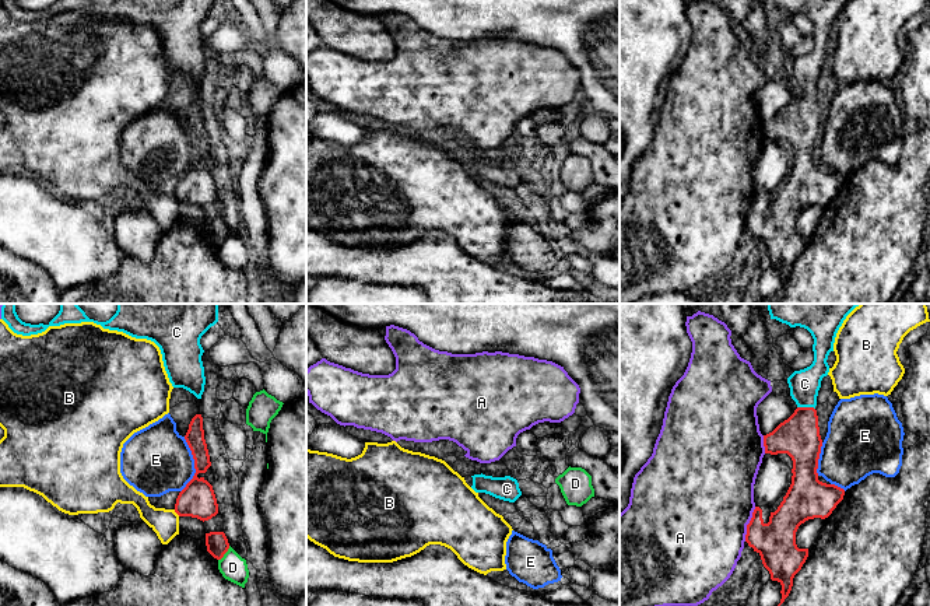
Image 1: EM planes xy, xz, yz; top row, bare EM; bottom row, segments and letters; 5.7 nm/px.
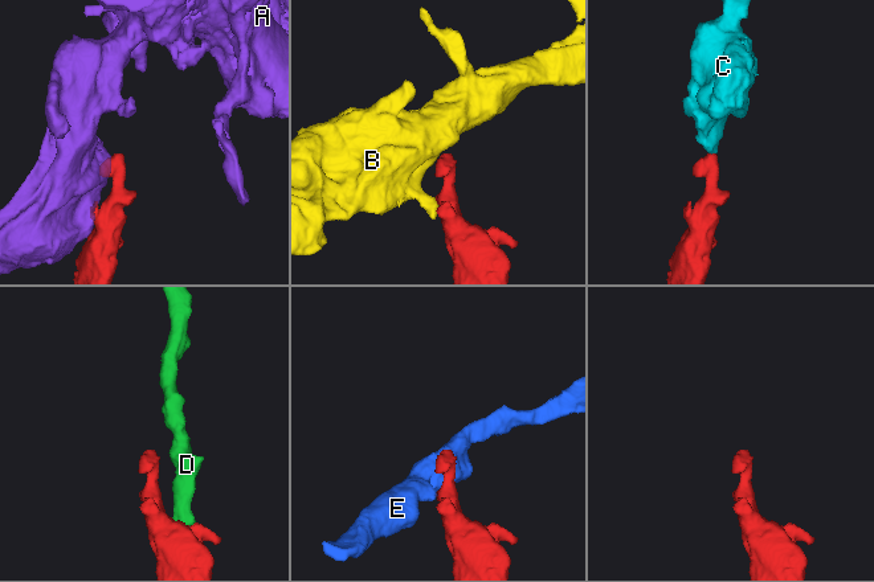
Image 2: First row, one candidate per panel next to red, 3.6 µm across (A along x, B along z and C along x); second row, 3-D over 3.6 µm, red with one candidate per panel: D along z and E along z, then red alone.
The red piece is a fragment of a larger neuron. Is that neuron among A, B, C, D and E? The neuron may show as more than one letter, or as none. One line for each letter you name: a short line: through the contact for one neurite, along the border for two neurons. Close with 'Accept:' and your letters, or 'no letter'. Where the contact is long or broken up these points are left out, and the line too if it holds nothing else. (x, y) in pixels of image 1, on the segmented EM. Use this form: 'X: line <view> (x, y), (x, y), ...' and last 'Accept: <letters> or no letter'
Accept: C

